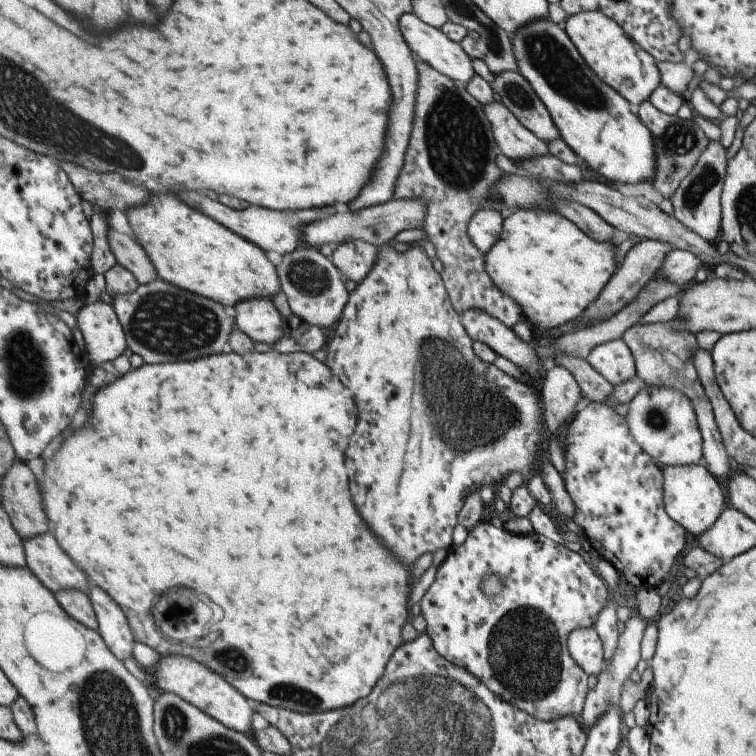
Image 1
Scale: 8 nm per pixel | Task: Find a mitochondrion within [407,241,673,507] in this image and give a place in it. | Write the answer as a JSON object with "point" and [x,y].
{"point":[466,411]}

